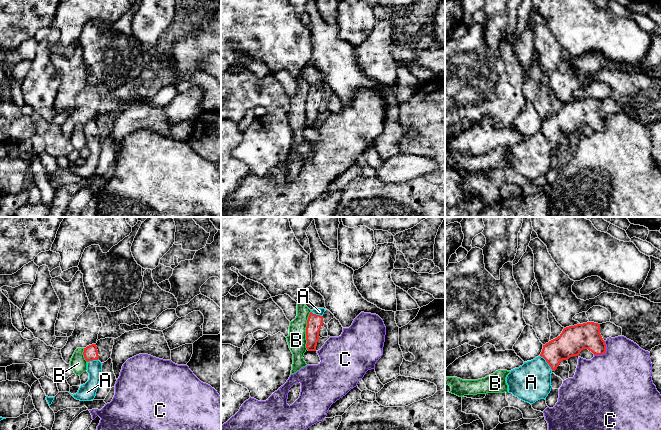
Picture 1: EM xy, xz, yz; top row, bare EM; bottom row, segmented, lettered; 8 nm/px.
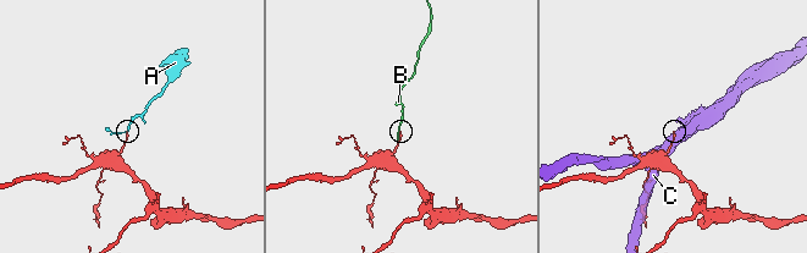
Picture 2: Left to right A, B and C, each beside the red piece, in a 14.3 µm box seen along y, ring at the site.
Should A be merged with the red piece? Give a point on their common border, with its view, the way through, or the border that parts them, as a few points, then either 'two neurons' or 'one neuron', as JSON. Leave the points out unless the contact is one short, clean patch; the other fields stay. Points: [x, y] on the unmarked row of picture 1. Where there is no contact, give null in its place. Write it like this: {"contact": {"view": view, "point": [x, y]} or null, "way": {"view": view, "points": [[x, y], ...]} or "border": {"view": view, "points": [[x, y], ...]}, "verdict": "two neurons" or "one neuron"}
{"contact": {"view": "yz", "point": [546, 137]}, "way": {"view": "yz", "points": [[570, 119], [558, 125], [546, 137], [531, 158]]}, "verdict": "one neuron"}

